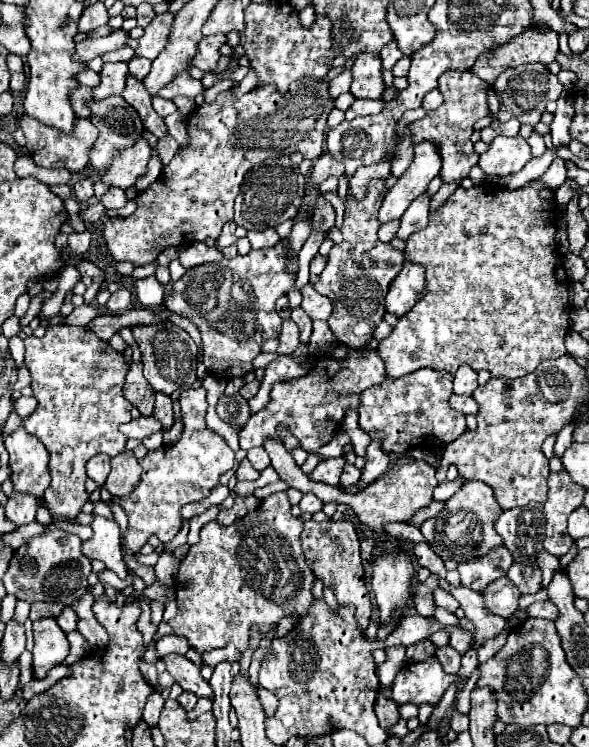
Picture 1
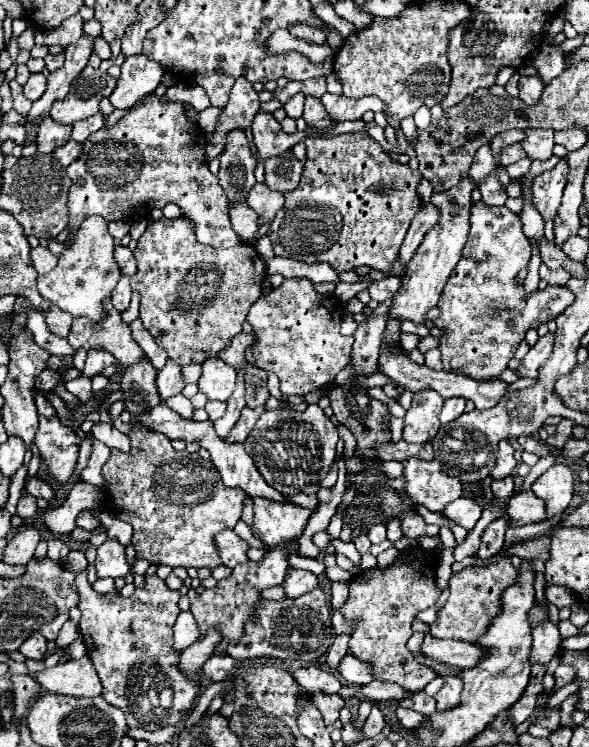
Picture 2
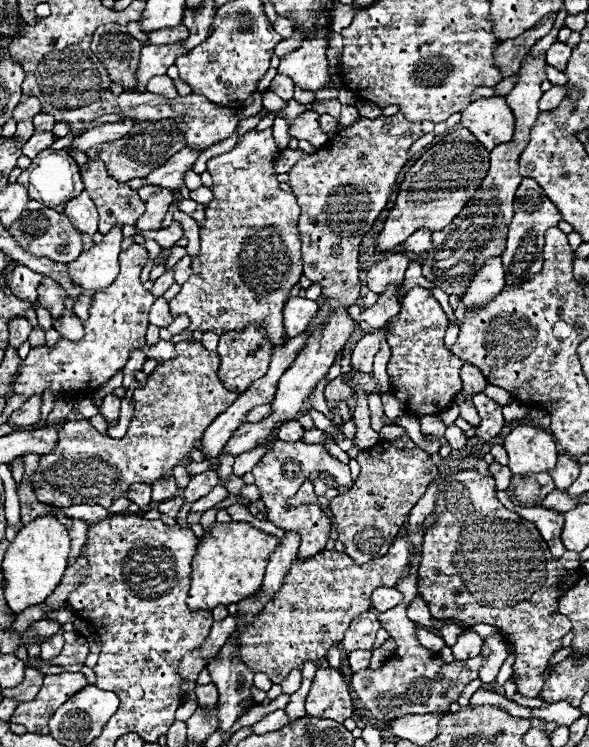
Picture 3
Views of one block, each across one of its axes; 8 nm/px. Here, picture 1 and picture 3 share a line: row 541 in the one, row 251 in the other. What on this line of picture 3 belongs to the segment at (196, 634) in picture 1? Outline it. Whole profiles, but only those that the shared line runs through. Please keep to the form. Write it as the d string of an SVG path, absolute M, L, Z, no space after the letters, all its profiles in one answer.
M266 128L262 132L256 132L256 130L248 130L240 140L238 144L230 150L230 152L224 152L220 156L214 156L208 160L208 172L212 174L214 178L214 184L210 186L214 190L214 200L210 204L206 204L206 220L202 222L202 230L200 230L200 254L192 260L192 276L188 278L188 282L182 286L182 290L170 300L170 312L174 316L178 314L188 314L190 316L190 326L188 330L200 330L200 332L208 332L208 330L214 330L216 334L224 334L228 330L242 330L246 328L248 324L252 326L258 326L260 320L266 322L266 328L268 328L268 334L270 334L270 340L274 346L280 346L284 344L284 326L282 326L282 308L284 308L284 302L288 298L288 292L292 286L298 284L300 276L302 276L302 258L300 258L300 234L298 234L298 228L296 228L296 222L298 222L298 216L300 216L300 208L296 204L296 196L290 194L290 192L284 192L280 190L280 184L276 180L276 172L274 172L274 160L278 158L278 148L274 144L274 138L272 138L272 128Z

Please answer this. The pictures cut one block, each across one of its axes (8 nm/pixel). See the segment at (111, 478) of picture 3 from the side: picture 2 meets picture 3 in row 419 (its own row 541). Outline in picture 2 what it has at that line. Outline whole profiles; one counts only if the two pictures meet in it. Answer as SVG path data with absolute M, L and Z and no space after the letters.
M132 430L130 434L132 448L130 452L112 450L108 462L102 468L102 476L108 482L106 494L112 496L112 512L132 524L134 536L132 546L138 558L148 560L150 564L168 564L168 566L184 566L184 568L208 568L214 570L222 564L220 550L214 544L214 536L226 528L234 528L244 510L244 502L248 494L240 488L228 488L220 480L220 472L210 460L204 460L200 454L176 452L168 440L168 436L160 432L148 430Z

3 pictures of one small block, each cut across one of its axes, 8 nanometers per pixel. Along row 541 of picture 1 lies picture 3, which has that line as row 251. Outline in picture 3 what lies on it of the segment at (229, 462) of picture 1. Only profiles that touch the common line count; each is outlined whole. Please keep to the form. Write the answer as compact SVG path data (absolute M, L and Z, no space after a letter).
M132 244L128 250L120 252L120 274L116 280L94 294L90 304L90 318L84 322L84 338L80 342L60 340L56 348L40 346L32 348L16 382L12 386L12 394L24 394L26 398L34 394L42 394L46 388L54 392L56 398L78 398L80 394L90 396L96 392L100 384L110 380L118 370L124 368L132 350L142 350L146 358L166 362L176 356L174 342L158 342L154 346L146 344L146 328L148 328L148 310L154 302L150 290L140 282L140 270L144 264L166 264L170 248L162 248L158 258L150 260L146 248L140 244Z

